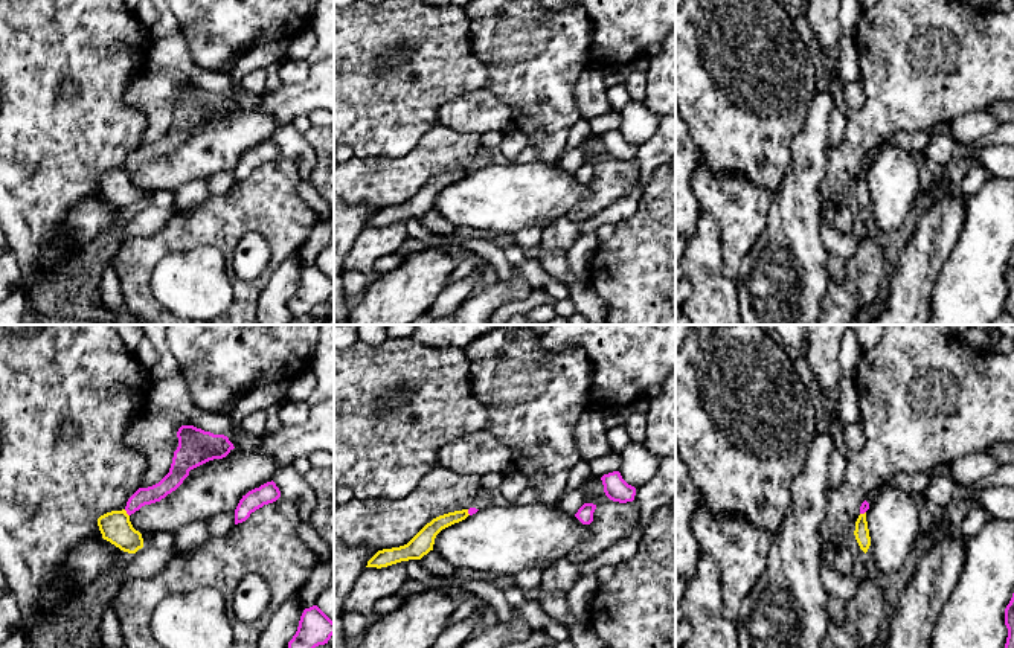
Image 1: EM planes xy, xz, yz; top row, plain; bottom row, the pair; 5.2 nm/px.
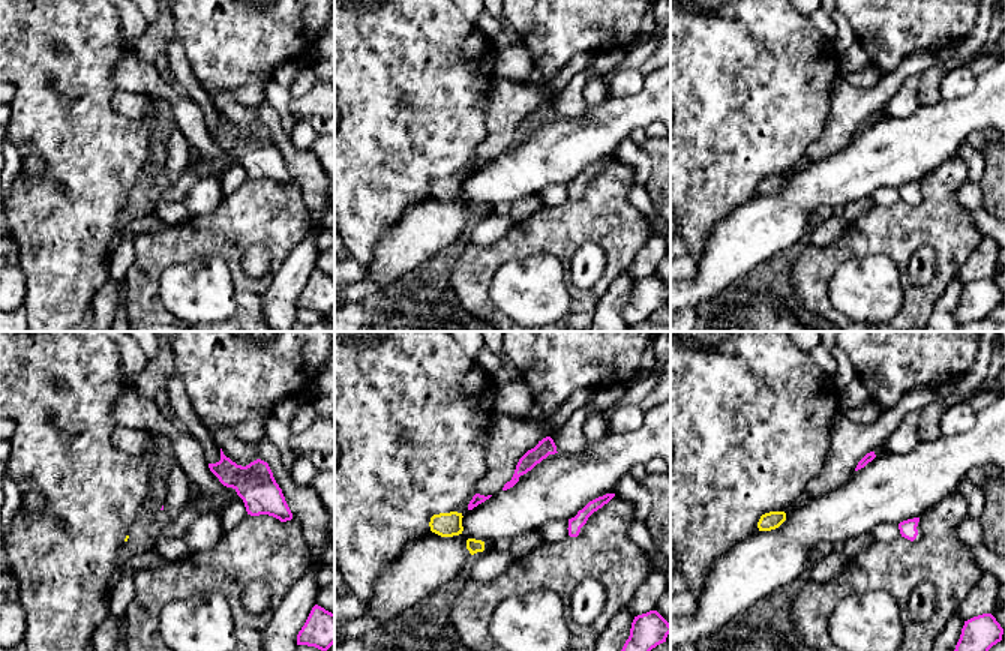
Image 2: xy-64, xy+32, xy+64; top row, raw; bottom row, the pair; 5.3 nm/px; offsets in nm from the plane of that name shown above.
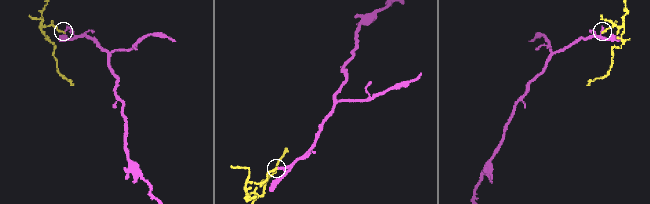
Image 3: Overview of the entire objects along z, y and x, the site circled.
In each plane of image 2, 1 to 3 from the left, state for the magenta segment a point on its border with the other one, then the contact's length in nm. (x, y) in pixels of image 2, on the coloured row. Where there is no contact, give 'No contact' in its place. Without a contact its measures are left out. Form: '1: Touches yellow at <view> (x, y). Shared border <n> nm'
1: No contact
2: No contact
3: No contact

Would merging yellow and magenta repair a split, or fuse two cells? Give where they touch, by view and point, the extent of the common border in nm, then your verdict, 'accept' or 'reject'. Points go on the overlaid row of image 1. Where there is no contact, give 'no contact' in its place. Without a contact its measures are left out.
contact xy (125, 513); length 50 nm; reject

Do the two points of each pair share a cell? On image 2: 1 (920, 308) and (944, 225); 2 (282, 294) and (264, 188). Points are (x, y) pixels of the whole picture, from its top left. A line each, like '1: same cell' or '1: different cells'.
1: same cell
2: different cells

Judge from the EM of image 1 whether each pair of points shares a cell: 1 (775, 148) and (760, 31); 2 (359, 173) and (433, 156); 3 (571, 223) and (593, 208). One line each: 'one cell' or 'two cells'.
1: one cell
2: one cell
3: one cell

